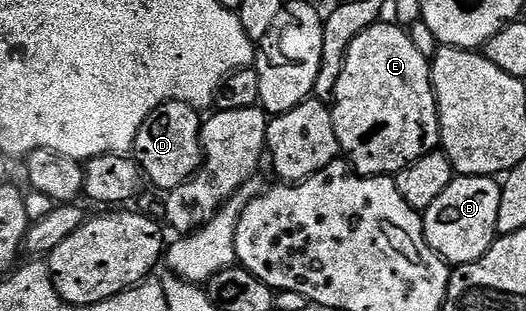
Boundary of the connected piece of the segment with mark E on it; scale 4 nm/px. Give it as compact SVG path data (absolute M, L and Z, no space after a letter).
M395 22L370 25L350 46L342 74L331 101L334 134L338 134L343 159L361 176L392 176L410 162L441 147L440 115L436 109L436 92L432 88L432 65L429 57L418 51L411 35Z

